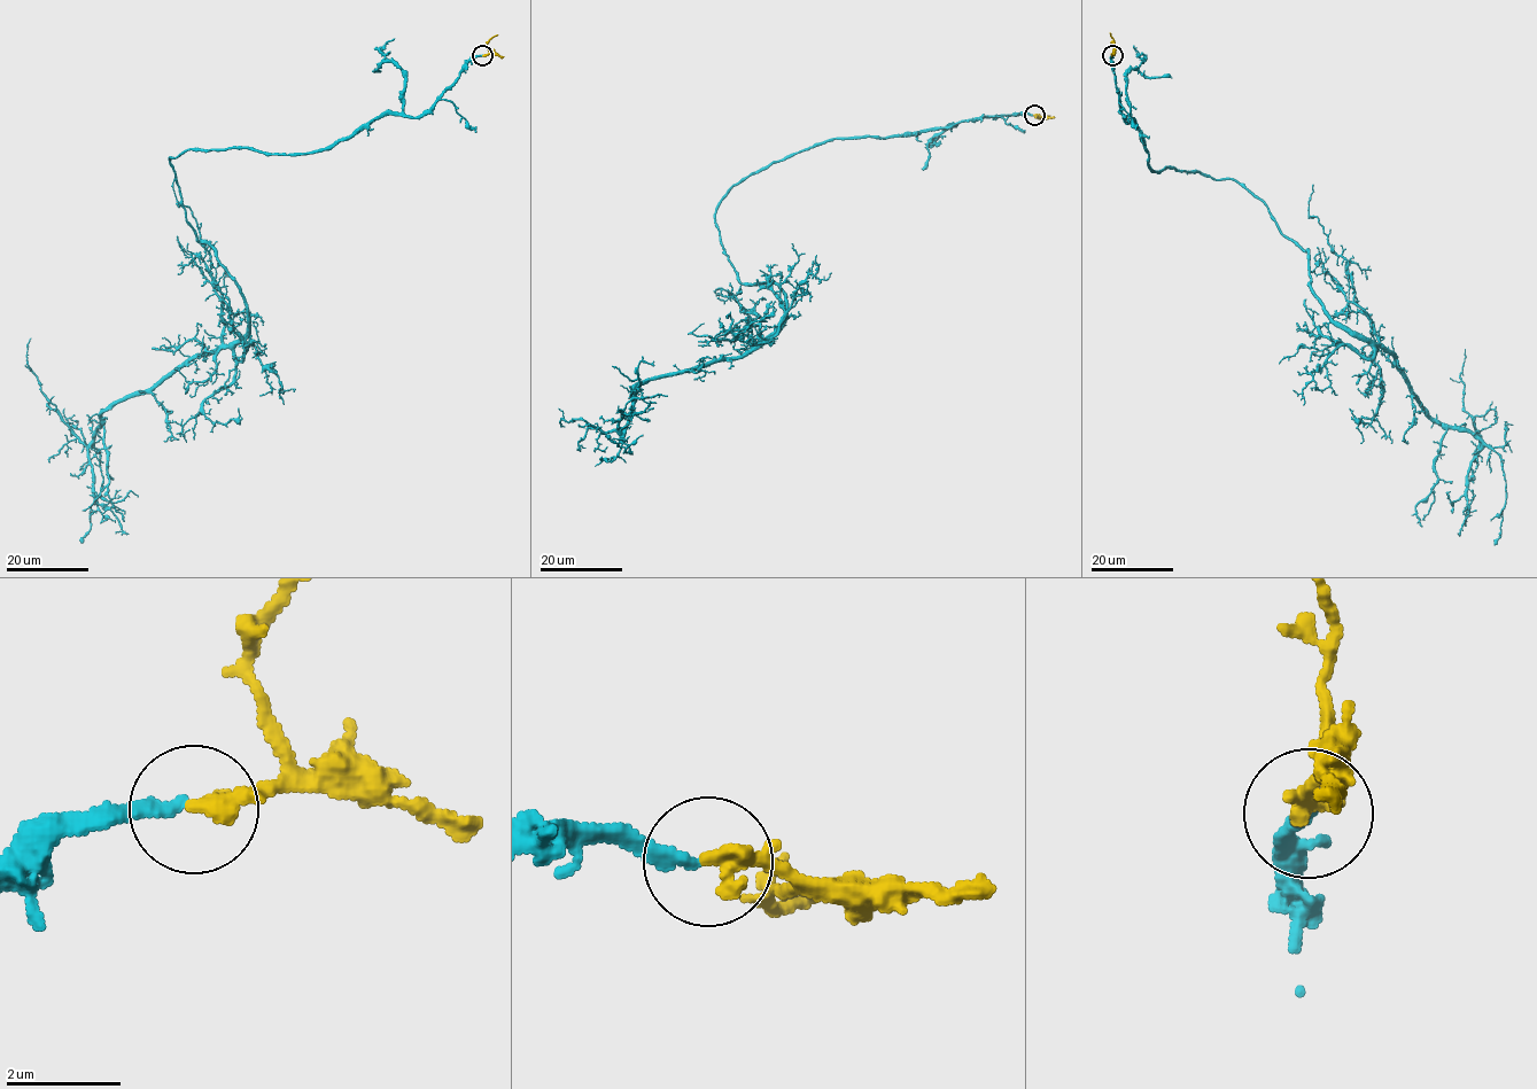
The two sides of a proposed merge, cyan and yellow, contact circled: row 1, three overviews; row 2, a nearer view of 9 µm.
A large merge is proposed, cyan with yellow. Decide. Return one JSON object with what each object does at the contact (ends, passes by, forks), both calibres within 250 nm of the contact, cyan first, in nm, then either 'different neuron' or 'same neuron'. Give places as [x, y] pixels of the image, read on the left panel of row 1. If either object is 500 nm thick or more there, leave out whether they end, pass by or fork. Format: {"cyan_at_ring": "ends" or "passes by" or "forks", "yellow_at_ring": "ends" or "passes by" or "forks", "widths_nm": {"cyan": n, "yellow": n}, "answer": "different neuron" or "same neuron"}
{"cyan_at_ring": "ends", "yellow_at_ring": "ends", "widths_nm": {"cyan": 220, "yellow": 360}, "answer": "same neuron"}

